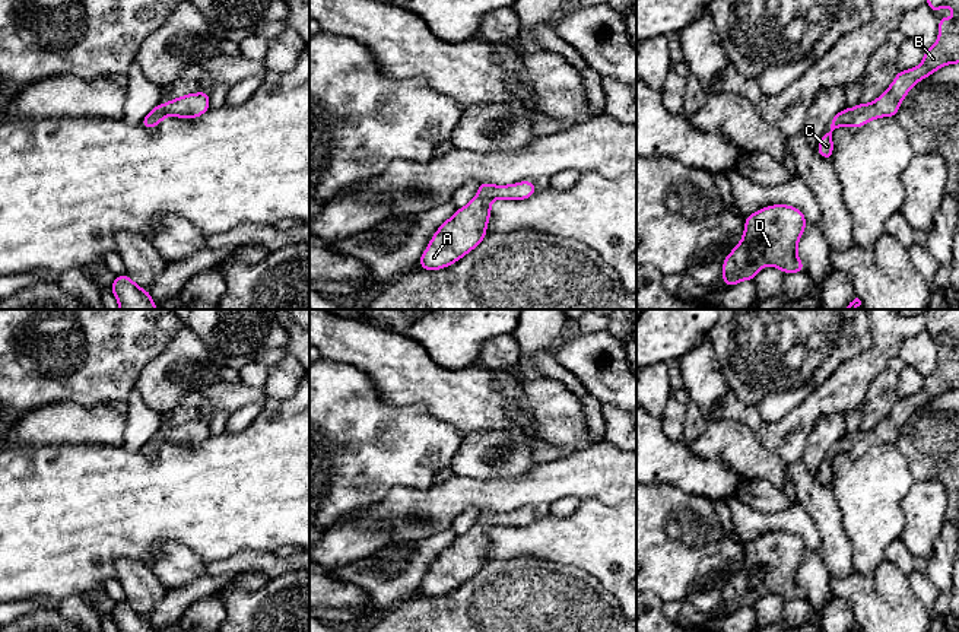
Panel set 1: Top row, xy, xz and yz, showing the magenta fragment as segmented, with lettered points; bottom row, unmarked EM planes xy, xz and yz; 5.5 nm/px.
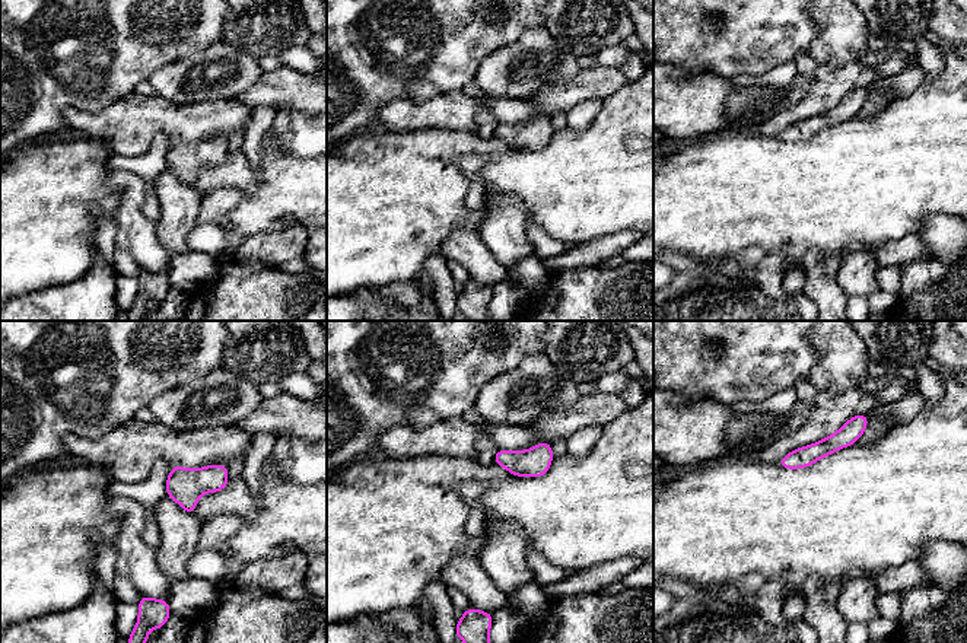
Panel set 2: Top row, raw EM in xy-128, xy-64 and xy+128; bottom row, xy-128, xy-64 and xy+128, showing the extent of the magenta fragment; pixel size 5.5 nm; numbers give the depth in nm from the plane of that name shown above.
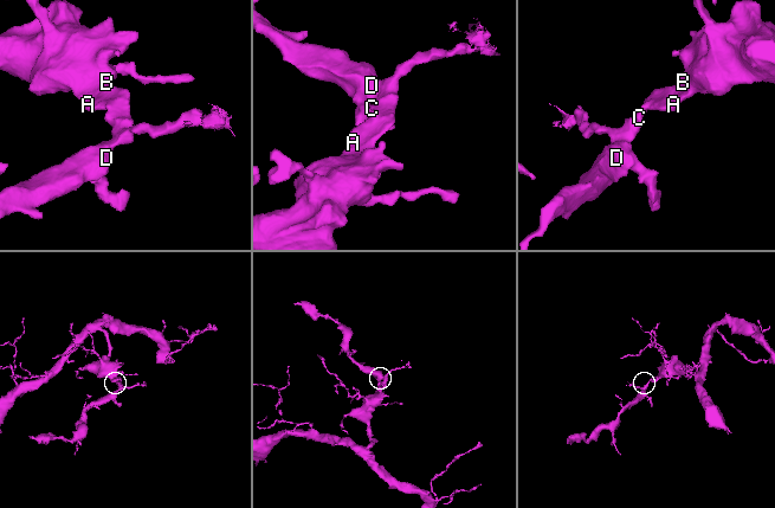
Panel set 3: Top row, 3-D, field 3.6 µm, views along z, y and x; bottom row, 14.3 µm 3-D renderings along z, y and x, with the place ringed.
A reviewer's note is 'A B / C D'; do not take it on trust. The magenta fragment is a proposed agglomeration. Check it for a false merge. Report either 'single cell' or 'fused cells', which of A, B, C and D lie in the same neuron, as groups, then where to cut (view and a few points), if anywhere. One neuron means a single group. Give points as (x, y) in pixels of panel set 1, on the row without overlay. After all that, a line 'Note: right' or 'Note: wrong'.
single cell; groups A B C D; cut none
Note: wrong

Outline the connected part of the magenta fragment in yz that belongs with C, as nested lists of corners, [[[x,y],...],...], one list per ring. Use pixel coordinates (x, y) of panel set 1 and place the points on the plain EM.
[[[927,309],[927,331],[936,342],[946,331],[958,343],[955,346],[937,344],[940,362],[931,375],[924,377],[924,388],[911,397],[899,397],[892,412],[871,431],[858,431],[851,436],[839,438],[829,451],[829,457],[819,467],[819,482],[832,488],[832,458],[841,452],[860,455],[877,444],[895,445],[902,426],[920,407],[928,404],[937,396],[959,390],[959,309]]]

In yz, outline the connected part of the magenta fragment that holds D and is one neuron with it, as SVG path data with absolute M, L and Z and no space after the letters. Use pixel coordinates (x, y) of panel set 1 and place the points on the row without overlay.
M787 531L768 533L744 544L743 566L725 584L721 604L724 613L734 613L742 607L753 607L763 593L781 596L785 601L804 598L803 588L797 584L797 569L806 555L804 540Z

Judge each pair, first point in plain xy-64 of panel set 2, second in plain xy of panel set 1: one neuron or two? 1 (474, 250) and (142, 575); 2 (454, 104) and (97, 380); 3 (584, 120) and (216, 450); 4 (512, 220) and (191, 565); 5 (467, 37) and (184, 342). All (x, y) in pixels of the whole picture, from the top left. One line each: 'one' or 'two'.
1: one
2: two
3: two
4: one
5: two

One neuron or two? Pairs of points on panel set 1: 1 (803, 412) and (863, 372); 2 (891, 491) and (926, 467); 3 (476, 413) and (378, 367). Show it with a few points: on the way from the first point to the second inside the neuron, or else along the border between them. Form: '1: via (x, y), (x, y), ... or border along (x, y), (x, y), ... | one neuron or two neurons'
1: via (818, 405), (832, 399), (848, 383) | one neuron
2: border along (896, 445), (915, 480) | two neurons
3: via (451, 396), (403, 372) | one neuron

